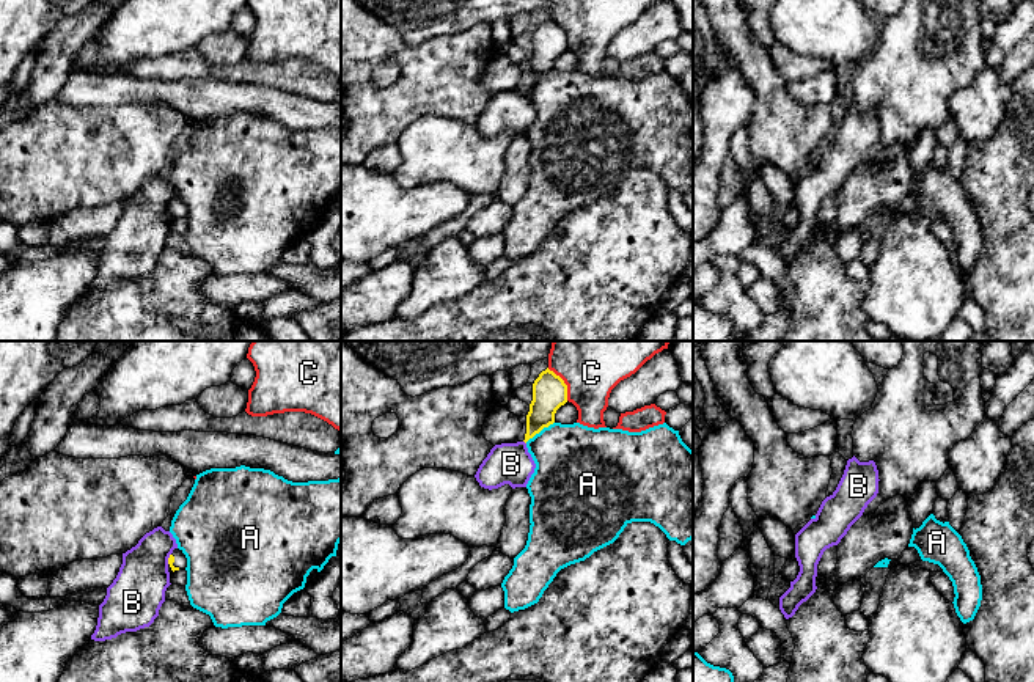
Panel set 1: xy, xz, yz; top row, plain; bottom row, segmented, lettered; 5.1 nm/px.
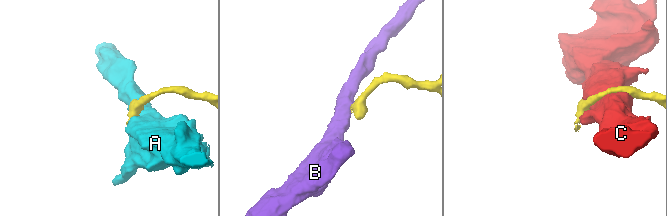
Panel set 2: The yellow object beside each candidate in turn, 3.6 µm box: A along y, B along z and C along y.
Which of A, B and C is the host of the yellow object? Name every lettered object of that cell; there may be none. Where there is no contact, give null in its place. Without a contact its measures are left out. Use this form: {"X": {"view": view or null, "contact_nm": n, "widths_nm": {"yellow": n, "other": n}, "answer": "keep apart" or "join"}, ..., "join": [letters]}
{"A": {"view": "xz", "contact_nm": 190, "widths_nm": {"yellow": 180, "other": 400}, "answer": "keep apart"}, "B": {"view": "xy", "contact_nm": 60, "widths_nm": {"yellow": 30, "other": 280}, "answer": "keep apart"}, "C": {"view": "xz", "contact_nm": 200, "widths_nm": {"yellow": 180, "other": 260}, "answer": "keep apart"}, "join": []}

